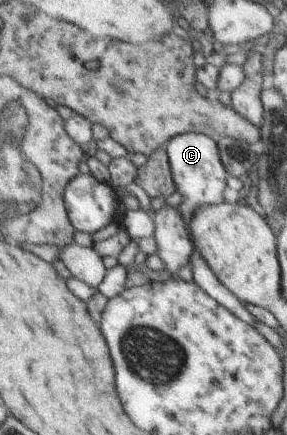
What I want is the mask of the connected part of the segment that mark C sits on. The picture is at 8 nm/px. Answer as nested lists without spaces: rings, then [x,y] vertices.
[[[189,132],[172,137],[166,146],[166,155],[169,158],[170,173],[173,174],[174,185],[182,195],[179,208],[186,221],[186,226],[192,218],[193,212],[201,206],[218,204],[224,201],[228,173],[223,167],[218,150],[218,142],[205,134]]]

